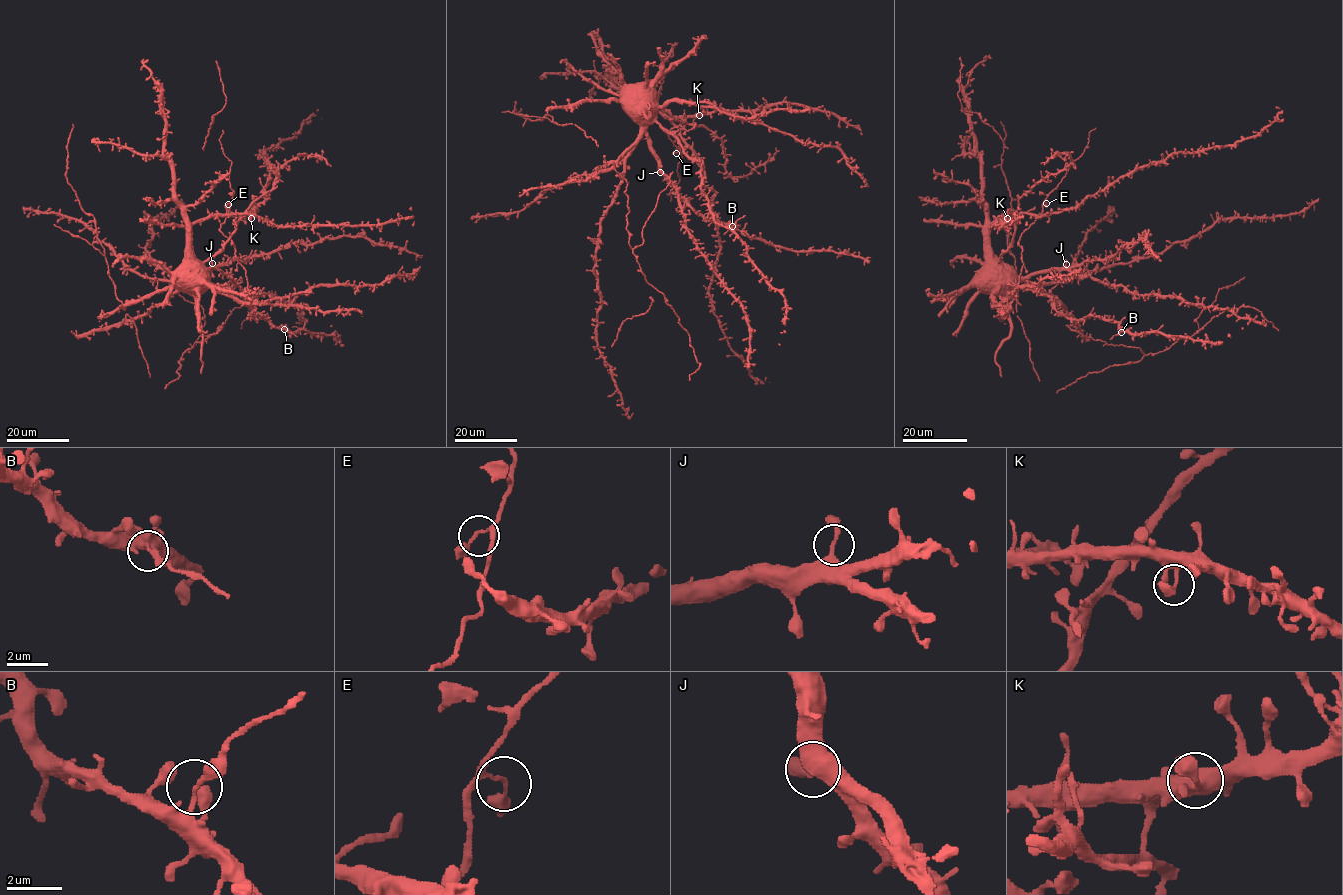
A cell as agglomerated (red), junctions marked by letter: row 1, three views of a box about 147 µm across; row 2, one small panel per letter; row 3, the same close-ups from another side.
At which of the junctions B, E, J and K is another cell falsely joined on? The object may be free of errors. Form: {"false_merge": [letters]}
{"false_merge": ["B"]}

